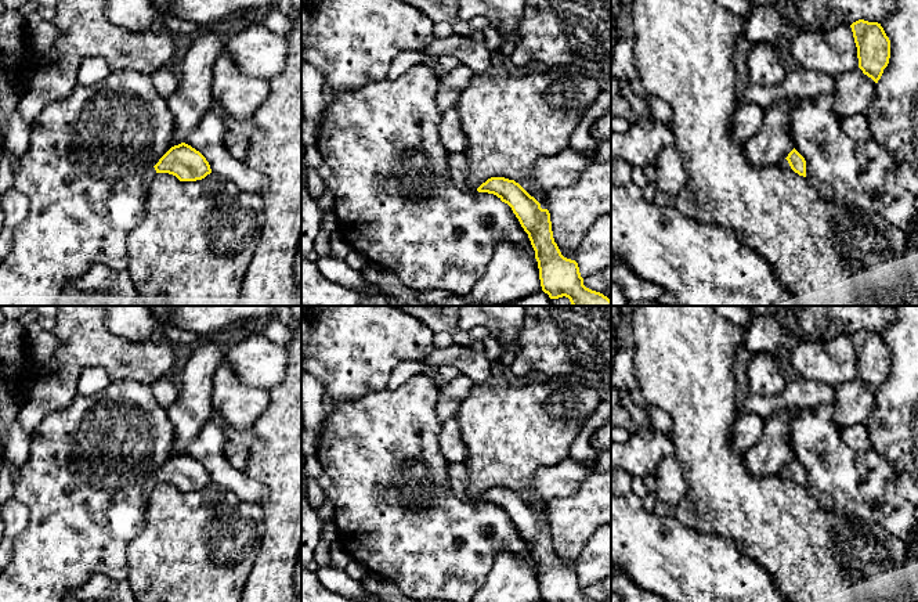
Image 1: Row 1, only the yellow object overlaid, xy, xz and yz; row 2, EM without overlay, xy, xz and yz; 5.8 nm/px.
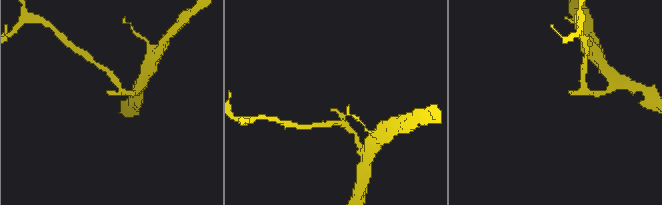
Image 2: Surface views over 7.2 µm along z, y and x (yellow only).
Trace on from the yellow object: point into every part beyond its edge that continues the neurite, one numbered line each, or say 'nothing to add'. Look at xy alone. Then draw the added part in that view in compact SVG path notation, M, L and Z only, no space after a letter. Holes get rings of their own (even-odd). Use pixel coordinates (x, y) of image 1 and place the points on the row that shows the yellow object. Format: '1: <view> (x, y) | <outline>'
1: xy (151, 173) | M151 167L147 170L144 181L145 181L145 192L148 191L149 184L153 181L153 179L156 177L156 170L155 167Z

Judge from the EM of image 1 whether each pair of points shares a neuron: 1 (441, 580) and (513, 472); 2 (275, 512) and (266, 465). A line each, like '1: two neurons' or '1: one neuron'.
1: two neurons
2: one neuron

